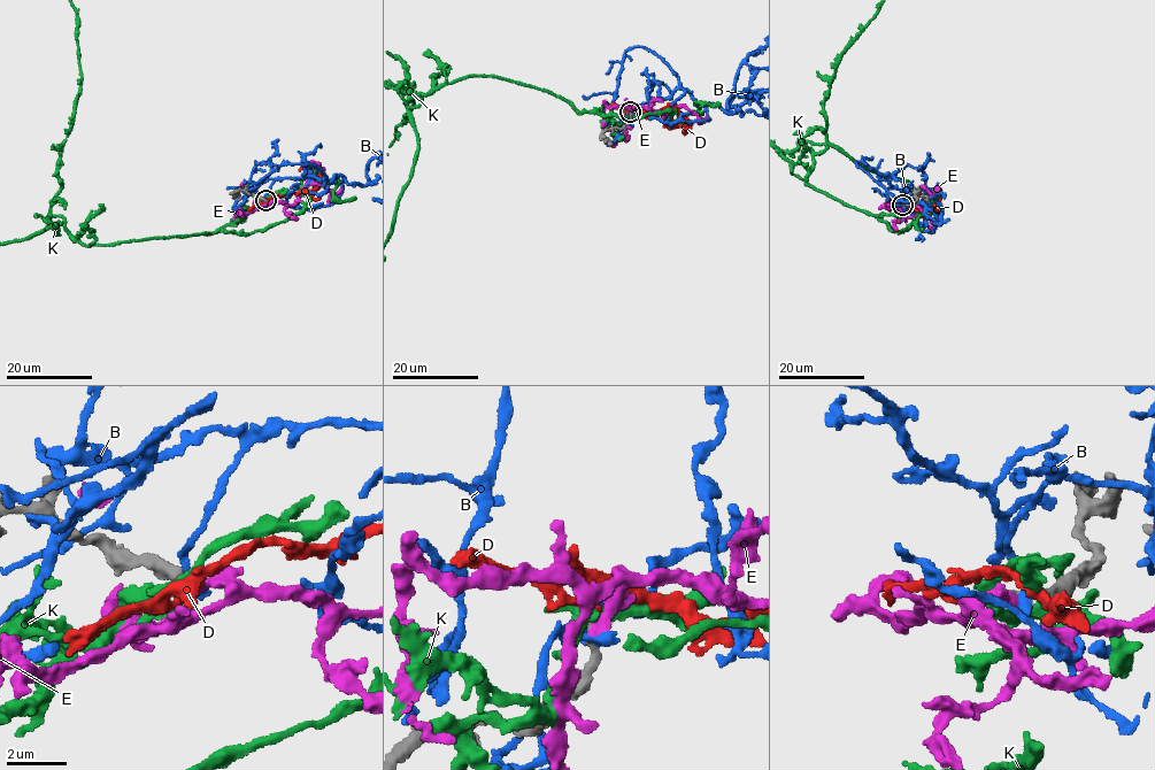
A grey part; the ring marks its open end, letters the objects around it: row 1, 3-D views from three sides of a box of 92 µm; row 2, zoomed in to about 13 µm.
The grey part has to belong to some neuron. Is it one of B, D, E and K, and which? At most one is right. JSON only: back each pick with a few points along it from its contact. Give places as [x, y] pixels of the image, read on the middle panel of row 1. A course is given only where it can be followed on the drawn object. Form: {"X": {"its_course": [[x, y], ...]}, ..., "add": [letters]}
{"D": {"its_course": [[630, 113], [633, 107], [647, 113], [674, 107], [690, 124], [684, 131], [691, 128]]}, "add": ["D"]}

